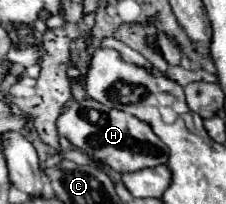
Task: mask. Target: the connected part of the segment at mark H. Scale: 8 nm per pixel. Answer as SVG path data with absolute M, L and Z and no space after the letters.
M92 98L88 100L82 100L82 102L70 102L64 112L58 116L58 132L64 134L76 148L80 148L82 152L90 154L94 160L110 166L112 170L116 172L138 172L138 170L144 170L144 168L154 168L158 164L168 164L168 146L152 132L150 124L122 112L122 110L114 110L114 108L108 108L108 106L102 106L100 102L94 102Z

